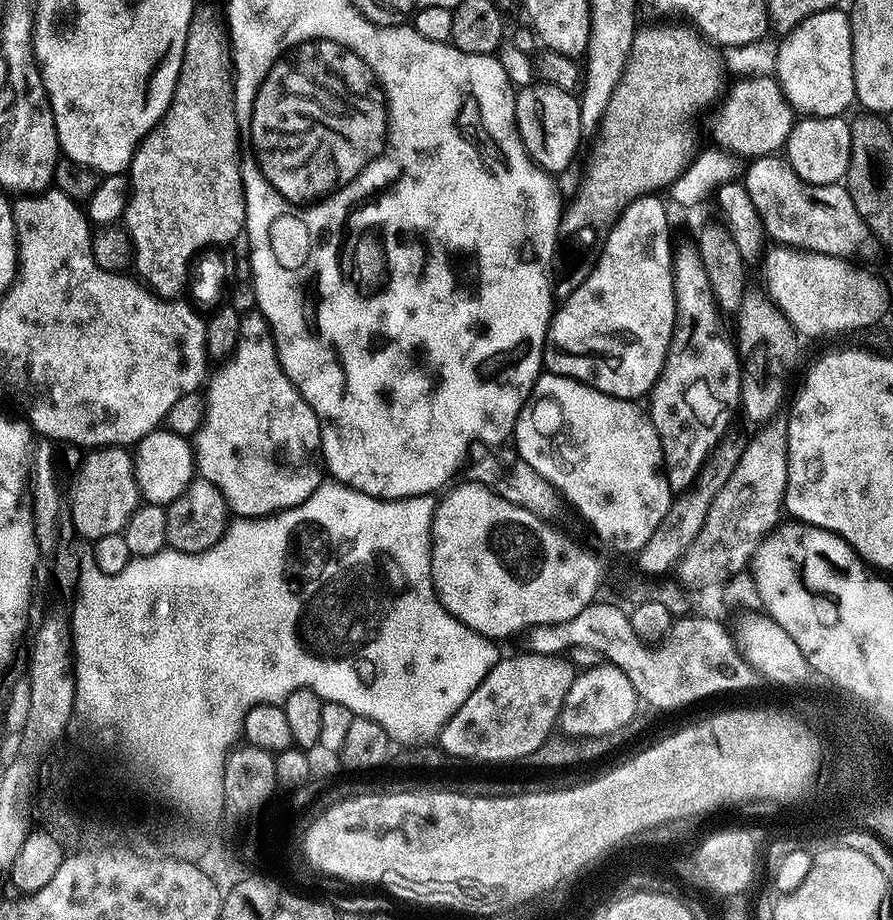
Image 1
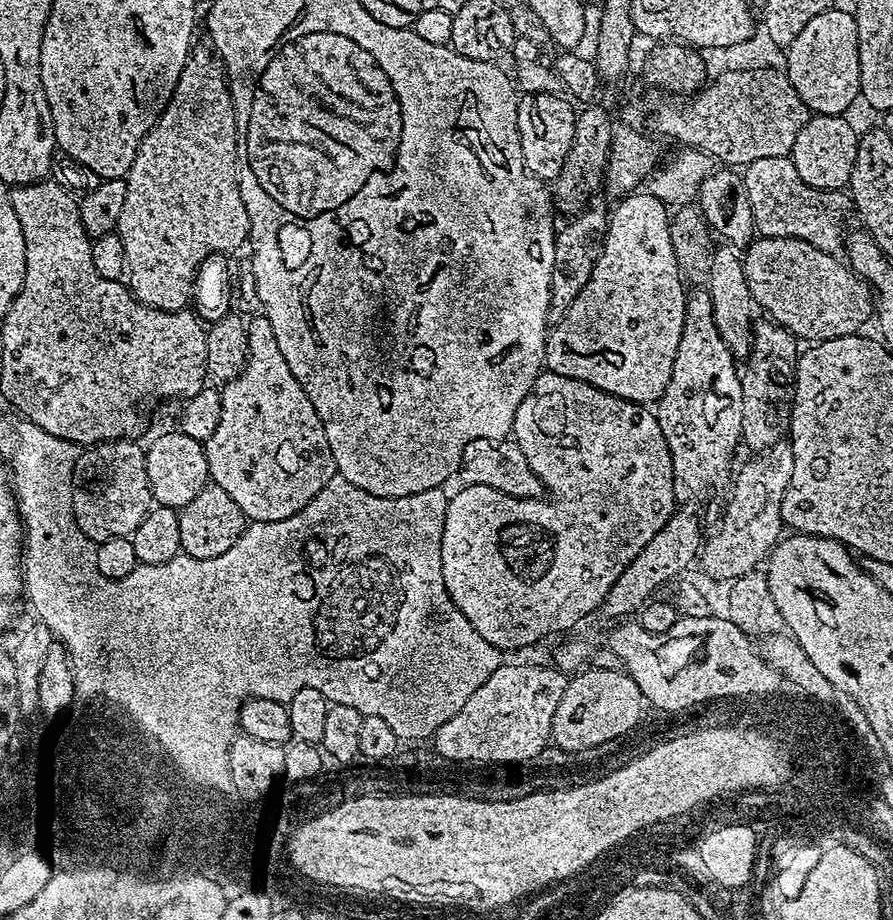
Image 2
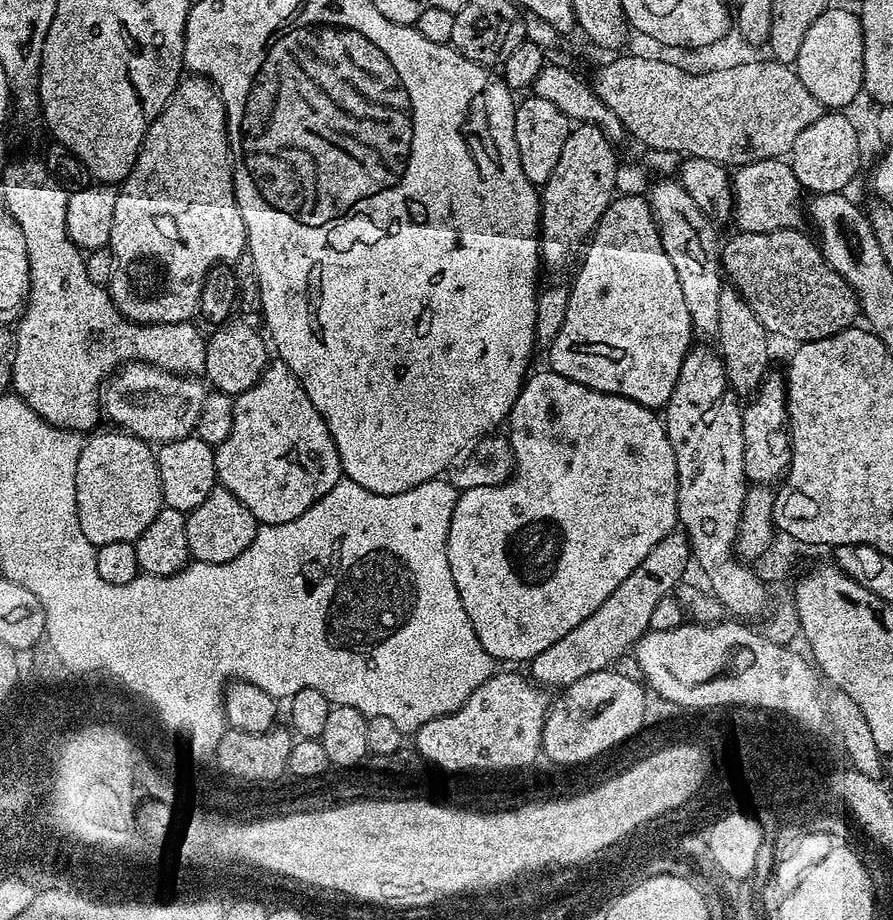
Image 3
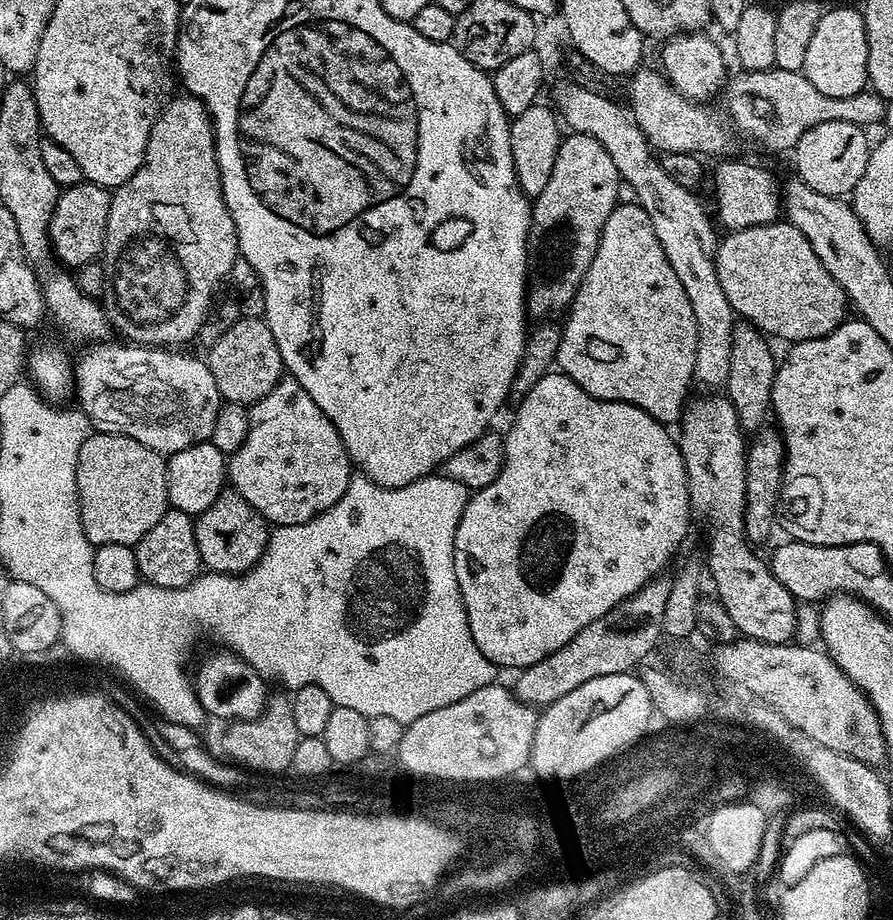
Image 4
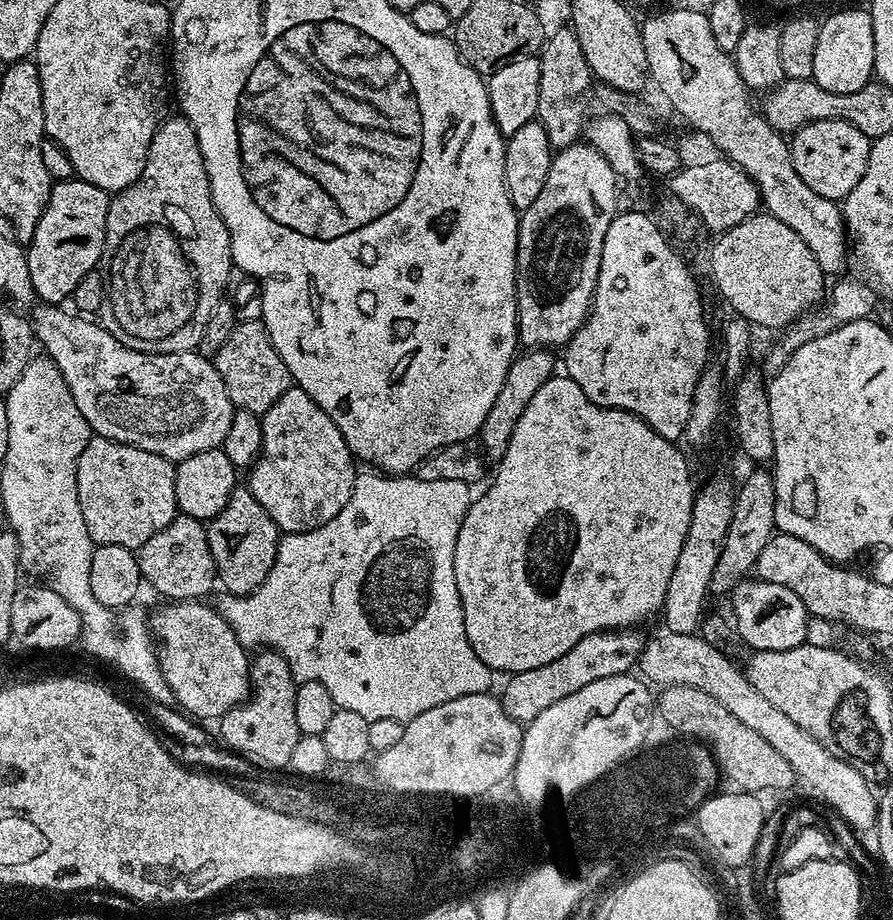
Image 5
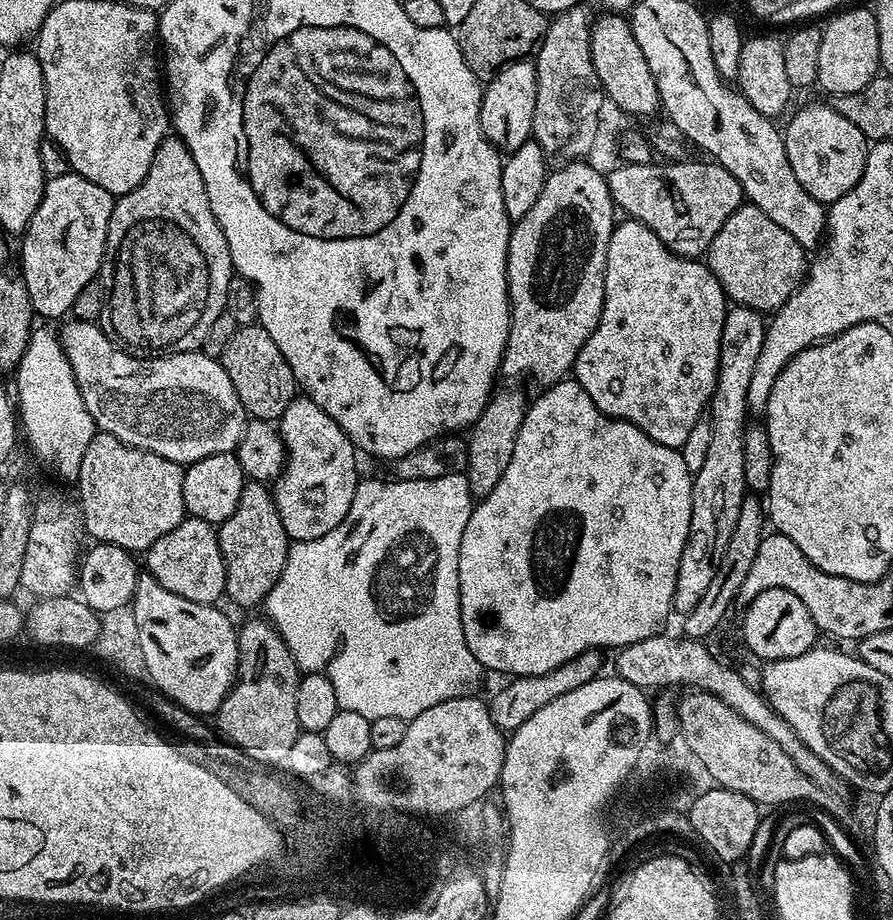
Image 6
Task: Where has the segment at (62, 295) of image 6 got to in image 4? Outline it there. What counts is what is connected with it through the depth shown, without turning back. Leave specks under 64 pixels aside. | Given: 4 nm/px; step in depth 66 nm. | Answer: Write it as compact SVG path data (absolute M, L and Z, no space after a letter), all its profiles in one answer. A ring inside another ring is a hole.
M85 182L61 191L56 200L56 210L52 215L52 225L48 231L55 259L61 265L76 270L82 264L93 263L103 253L106 218L110 214L111 201L109 189L101 184Z

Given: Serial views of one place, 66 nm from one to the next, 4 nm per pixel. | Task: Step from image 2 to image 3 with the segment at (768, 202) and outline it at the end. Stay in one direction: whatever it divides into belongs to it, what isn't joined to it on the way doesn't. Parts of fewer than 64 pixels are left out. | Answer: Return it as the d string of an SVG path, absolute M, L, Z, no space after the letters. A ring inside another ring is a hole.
M787 159L759 160L749 164L739 165L731 173L732 207L734 209L734 224L740 232L777 232L783 228L799 229L805 223L806 208L800 205L802 189L794 174L791 163Z

